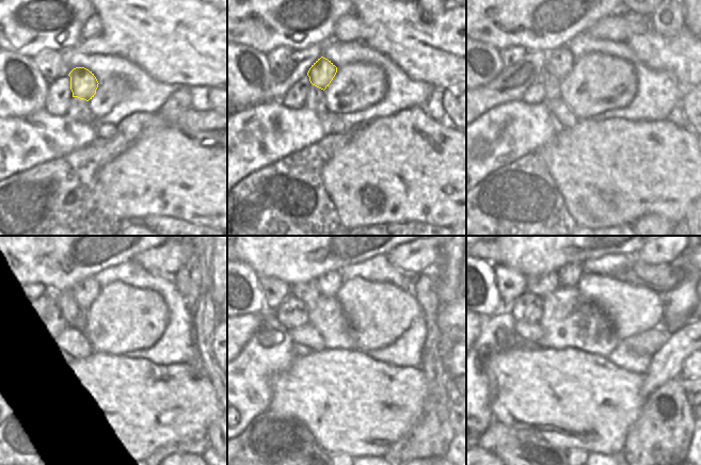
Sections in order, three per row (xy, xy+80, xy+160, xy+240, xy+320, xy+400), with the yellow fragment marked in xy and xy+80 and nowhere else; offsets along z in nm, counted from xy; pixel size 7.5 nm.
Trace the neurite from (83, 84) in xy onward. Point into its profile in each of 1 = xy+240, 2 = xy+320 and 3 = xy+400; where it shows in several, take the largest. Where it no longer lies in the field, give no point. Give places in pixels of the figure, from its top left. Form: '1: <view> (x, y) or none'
1: xy+240 (85, 291)
2: xy+320 (329, 283)
3: xy+400 (570, 274)

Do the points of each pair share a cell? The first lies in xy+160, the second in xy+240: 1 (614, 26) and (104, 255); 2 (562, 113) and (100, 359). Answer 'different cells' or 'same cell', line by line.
1: different cells
2: different cells

